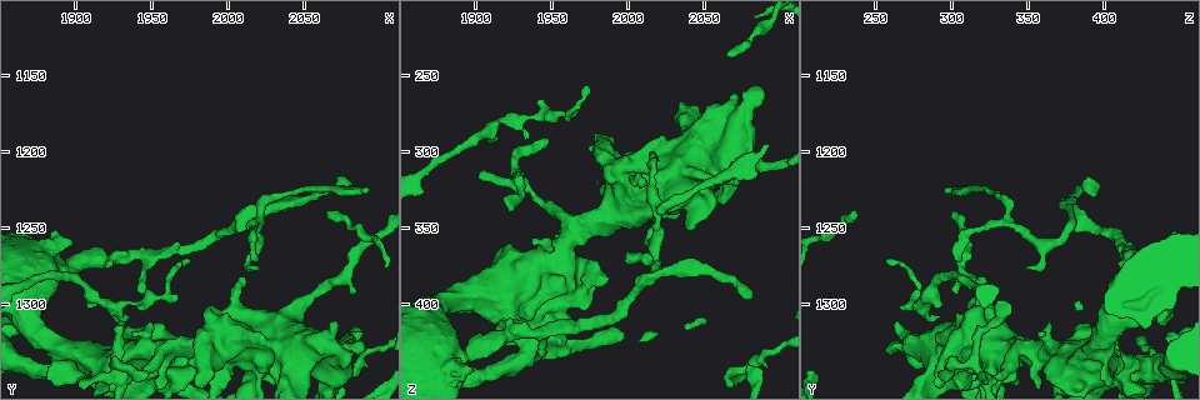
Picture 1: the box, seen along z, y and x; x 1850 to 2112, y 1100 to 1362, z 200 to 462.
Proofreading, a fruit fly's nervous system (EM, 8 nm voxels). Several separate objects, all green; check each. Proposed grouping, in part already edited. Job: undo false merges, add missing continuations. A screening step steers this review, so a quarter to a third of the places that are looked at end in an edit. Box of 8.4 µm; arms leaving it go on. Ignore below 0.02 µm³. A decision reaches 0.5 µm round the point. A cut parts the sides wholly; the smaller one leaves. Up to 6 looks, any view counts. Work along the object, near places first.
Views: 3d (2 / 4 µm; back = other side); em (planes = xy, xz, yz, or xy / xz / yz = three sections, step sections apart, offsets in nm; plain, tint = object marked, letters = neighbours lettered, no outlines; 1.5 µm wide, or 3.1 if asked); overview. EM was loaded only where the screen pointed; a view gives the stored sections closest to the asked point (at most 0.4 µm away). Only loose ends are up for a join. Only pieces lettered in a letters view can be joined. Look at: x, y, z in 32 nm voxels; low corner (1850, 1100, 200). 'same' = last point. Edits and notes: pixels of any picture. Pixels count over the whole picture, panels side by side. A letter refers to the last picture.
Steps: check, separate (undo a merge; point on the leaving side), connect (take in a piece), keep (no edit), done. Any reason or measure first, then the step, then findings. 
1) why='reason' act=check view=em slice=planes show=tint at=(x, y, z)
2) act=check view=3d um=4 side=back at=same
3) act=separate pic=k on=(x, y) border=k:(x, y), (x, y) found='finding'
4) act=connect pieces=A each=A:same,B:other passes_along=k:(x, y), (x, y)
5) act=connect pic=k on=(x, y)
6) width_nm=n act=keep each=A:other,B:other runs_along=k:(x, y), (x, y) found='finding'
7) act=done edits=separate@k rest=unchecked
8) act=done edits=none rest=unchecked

why='thin end' act=check view=3d um=2 at=(1974, 1272, 256)

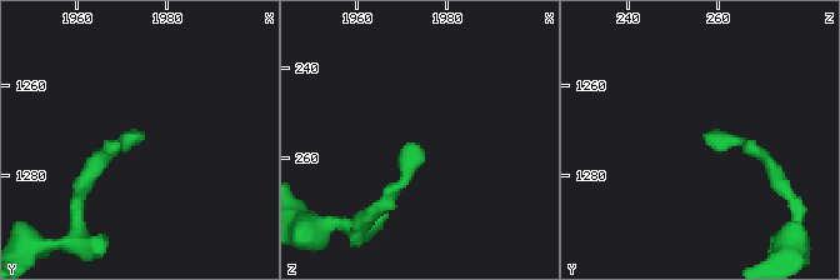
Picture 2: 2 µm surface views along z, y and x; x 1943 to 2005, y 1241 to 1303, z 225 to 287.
why='now the EM' act=check view=em slice=planes show=letters at=(1974, 1270, 258)

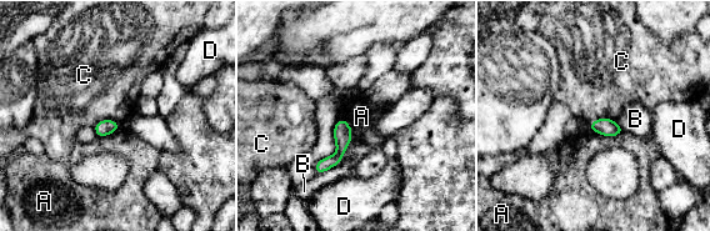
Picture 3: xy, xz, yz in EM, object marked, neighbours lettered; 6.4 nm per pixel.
longest_contact=A:280nm act=keep each=A:other,B:other,C:other,D:other runs_along=3:(340, 121), (340, 152), (318, 170) found='no lettered piece goes on from it'

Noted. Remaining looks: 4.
why='branch point' act=check view=3d um=4 side=back at=(2018, 1248, 336)

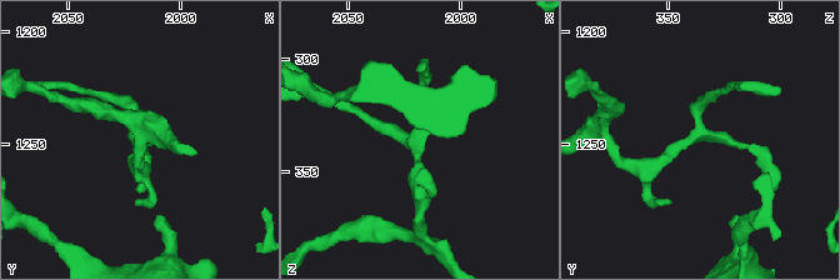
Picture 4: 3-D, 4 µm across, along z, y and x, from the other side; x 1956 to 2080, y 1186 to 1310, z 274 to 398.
act=check view=em slice=xz step=4 show=tint at=(2020, 1246, 338)

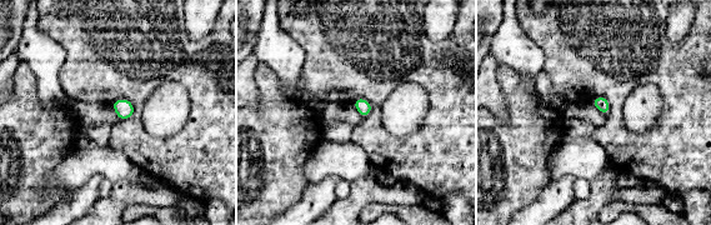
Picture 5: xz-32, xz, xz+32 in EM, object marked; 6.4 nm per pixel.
act=check view=em slice=planes show=letters at=same

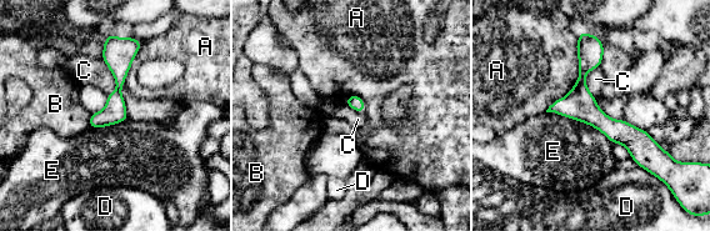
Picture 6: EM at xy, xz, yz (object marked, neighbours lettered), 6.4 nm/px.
width_nm=150 act=keep each=A:other,B:other,C:other,D:other,E:other runs_along=6:(585, 38), (581, 100), (645, 164) found='continuous, no second neuron'

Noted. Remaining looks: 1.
act=done edits=none rest=unchecked

